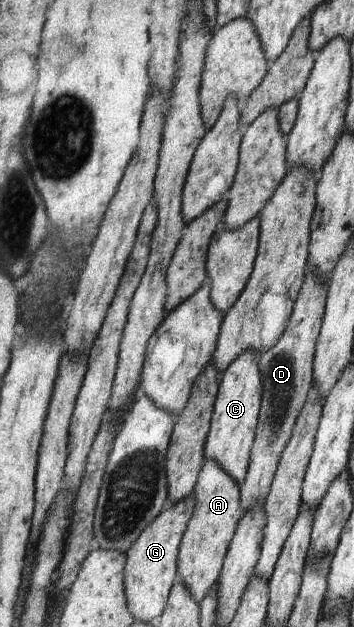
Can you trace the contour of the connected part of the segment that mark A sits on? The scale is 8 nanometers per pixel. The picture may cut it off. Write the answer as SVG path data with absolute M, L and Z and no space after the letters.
M211 459L204 461L201 466L191 495L195 497L196 507L180 541L176 577L186 585L192 598L199 604L216 583L222 559L242 511L239 509L239 486Z

